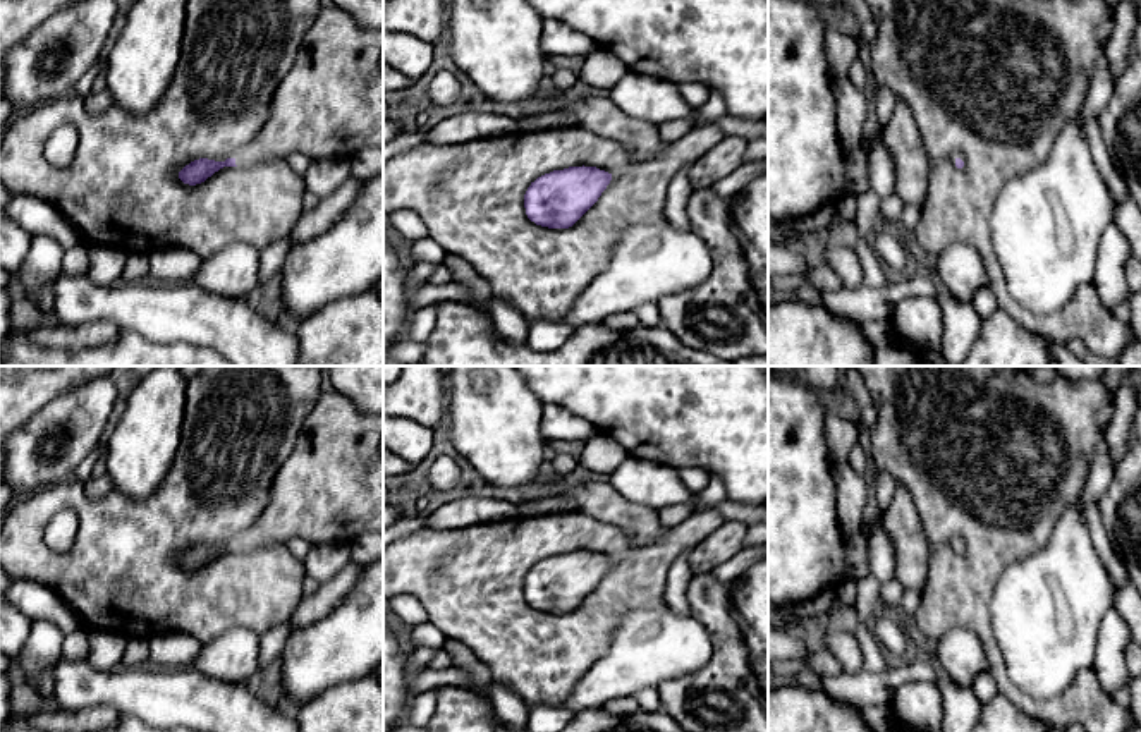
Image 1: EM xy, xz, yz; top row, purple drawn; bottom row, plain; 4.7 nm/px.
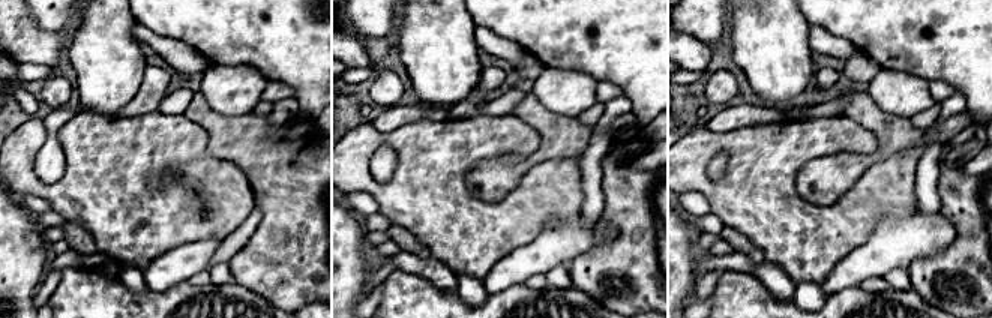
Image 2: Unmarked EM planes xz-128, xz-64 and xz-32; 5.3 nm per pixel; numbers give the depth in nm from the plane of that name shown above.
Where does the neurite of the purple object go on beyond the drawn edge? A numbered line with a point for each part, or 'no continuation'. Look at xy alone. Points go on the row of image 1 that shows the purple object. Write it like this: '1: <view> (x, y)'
1: xy (330, 103)

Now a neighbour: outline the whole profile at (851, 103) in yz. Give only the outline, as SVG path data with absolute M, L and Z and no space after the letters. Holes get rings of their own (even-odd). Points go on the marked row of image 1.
M832 77L832 88L837 107L837 132L844 153L849 156L863 148L866 96L847 77Z

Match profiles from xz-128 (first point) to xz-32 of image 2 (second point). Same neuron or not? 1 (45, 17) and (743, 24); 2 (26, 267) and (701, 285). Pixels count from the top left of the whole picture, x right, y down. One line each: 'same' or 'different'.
1: different
2: different

